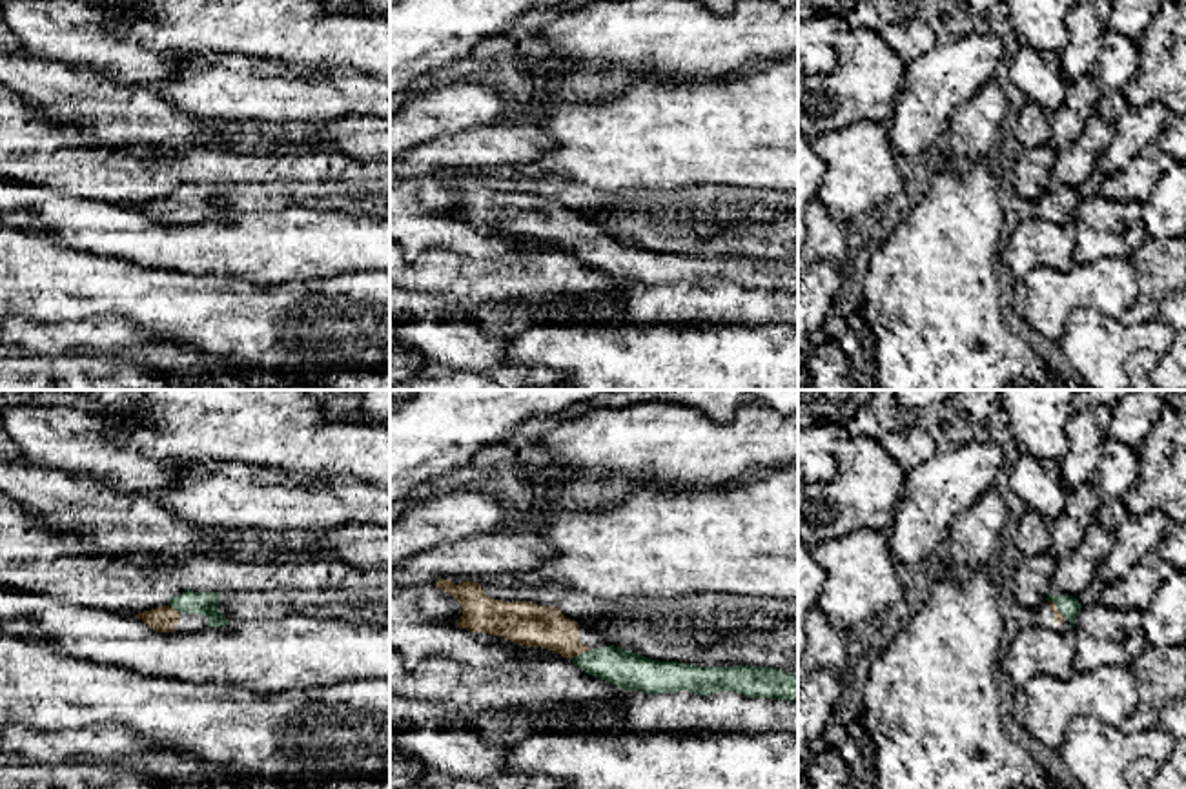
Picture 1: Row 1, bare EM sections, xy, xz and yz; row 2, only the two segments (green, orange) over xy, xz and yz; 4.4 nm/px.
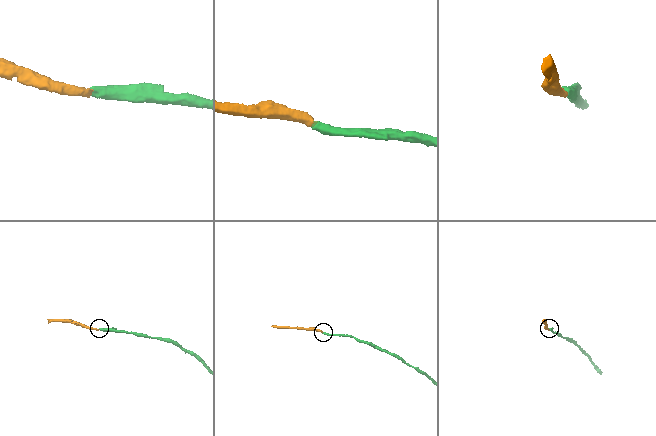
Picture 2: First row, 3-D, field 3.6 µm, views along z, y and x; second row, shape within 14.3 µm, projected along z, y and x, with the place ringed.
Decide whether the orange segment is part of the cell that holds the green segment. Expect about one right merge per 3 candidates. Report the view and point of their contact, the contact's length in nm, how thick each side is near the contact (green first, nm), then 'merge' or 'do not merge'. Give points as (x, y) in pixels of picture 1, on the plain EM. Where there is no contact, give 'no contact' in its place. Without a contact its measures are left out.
xz (580, 246) | 100 nm | 170/190 nm | merge

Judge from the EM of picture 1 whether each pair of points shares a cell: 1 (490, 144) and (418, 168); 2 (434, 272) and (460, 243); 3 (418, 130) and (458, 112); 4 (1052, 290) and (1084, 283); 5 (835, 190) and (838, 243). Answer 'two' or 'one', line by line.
1: one
2: two
3: one
4: one
5: two

